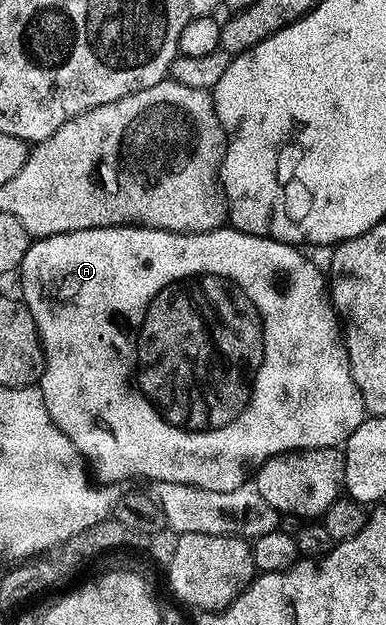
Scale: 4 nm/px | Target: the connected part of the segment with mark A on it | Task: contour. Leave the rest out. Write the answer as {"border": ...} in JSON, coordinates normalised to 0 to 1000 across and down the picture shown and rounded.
{"border":[[[293,360],[267,366],[187,370],[166,376],[104,379],[80,390],[73,408],[62,408],[57,416],[52,432],[57,467],[52,467],[52,475],[67,483],[73,498],[83,501],[83,510],[91,512],[109,550],[111,594],[104,605],[104,627],[114,638],[114,651],[124,658],[135,677],[145,677],[145,683],[155,683],[155,690],[166,690],[166,696],[176,696],[176,702],[187,702],[197,722],[207,722],[215,738],[238,752],[241,762],[251,768],[254,763],[264,770],[326,770],[334,763],[381,763],[383,768],[399,770],[396,773],[433,770],[435,773],[505,776],[528,786],[611,786],[611,779],[640,774],[650,768],[653,758],[697,731],[710,731],[718,725],[744,725],[759,718],[816,718],[852,712],[876,715],[904,702],[912,690],[922,690],[922,683],[933,683],[933,677],[948,672],[953,662],[943,638],[912,606],[907,576],[891,544],[891,526],[881,518],[876,502],[865,499],[865,483],[855,480],[850,450],[837,432],[832,437],[782,405],[790,403],[780,397],[738,392],[733,386],[707,386],[699,379],[642,376],[604,363],[578,363],[536,373],[438,373],[422,366],[373,366],[363,360]]]}

